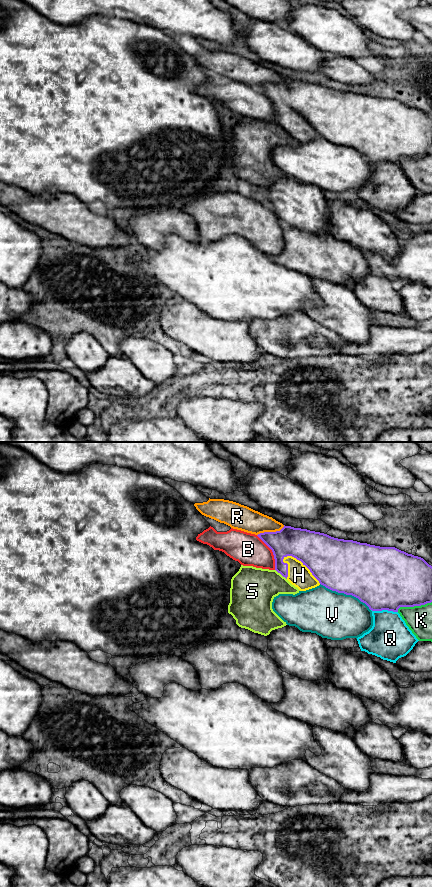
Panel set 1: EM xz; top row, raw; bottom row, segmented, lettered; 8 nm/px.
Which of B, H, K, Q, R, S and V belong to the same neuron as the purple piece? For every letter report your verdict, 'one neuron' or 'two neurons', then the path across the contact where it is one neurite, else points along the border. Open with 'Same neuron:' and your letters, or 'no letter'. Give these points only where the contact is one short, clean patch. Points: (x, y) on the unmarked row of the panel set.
Same neuron: H
B: two neurons
H: one neuron
K: two neurons
Q: two neurons
R: two neurons
S: two neurons
V: two neurons

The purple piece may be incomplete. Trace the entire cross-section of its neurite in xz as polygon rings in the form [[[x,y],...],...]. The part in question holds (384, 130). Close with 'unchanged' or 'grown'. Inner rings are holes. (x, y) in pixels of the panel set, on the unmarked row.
[[[285,77],[280,83],[264,84],[257,88],[272,102],[275,122],[300,143],[306,143],[321,136],[332,143],[358,150],[372,163],[398,164],[400,159],[421,158],[432,154],[432,118],[423,110],[395,99],[380,99],[338,91],[324,85]]]; grown

